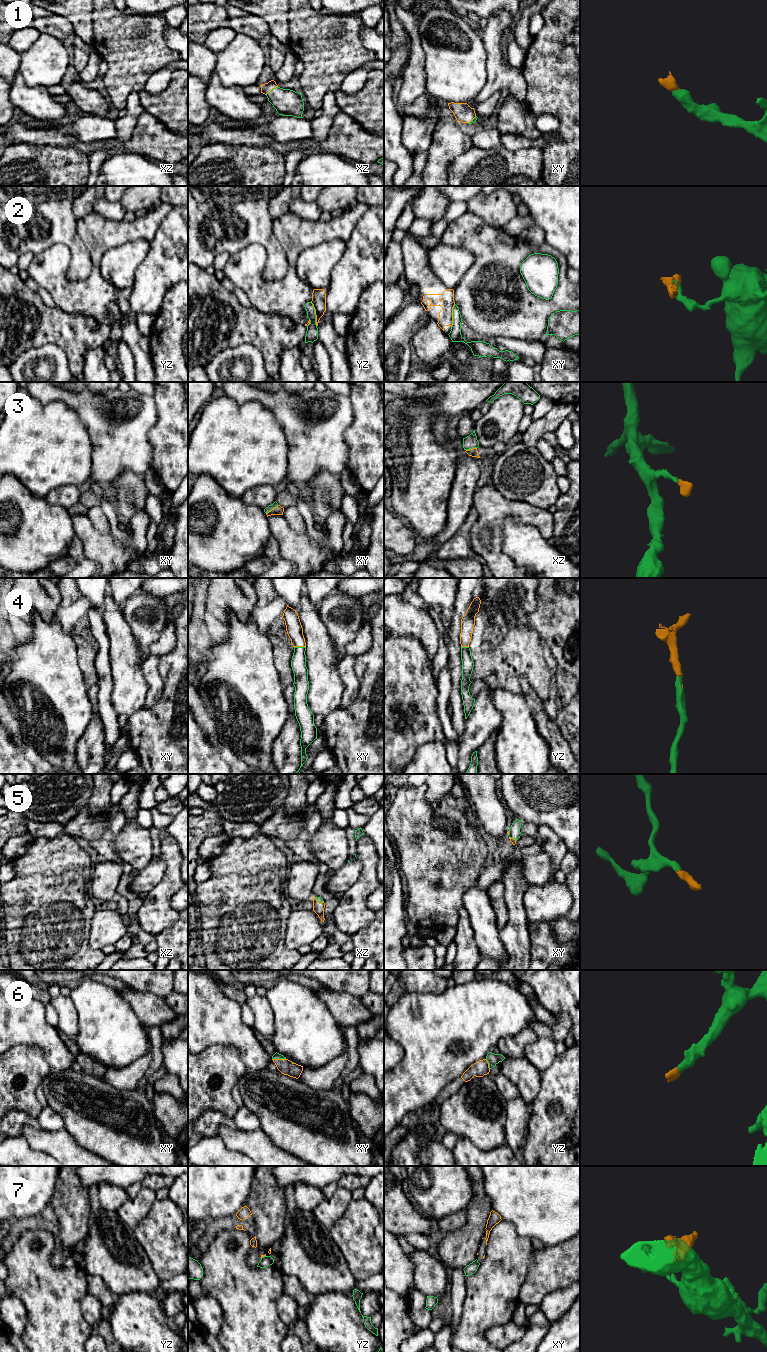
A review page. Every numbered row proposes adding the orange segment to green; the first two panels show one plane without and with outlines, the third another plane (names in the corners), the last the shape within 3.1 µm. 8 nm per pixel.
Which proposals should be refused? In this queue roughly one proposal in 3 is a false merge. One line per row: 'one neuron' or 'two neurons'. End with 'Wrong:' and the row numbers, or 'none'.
1: one neuron
2: two neurons
3: one neuron
4: one neuron
5: one neuron
6: one neuron
7: two neurons
Wrong: 2, 7

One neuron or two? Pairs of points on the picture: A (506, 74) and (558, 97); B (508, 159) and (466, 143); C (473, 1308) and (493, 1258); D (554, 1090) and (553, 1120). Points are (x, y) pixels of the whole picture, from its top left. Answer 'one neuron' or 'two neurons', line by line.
A: two neurons
B: two neurons
C: one neuron
D: one neuron

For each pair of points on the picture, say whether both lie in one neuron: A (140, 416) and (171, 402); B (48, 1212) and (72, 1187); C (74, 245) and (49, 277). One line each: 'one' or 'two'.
A: two
B: two
C: two

